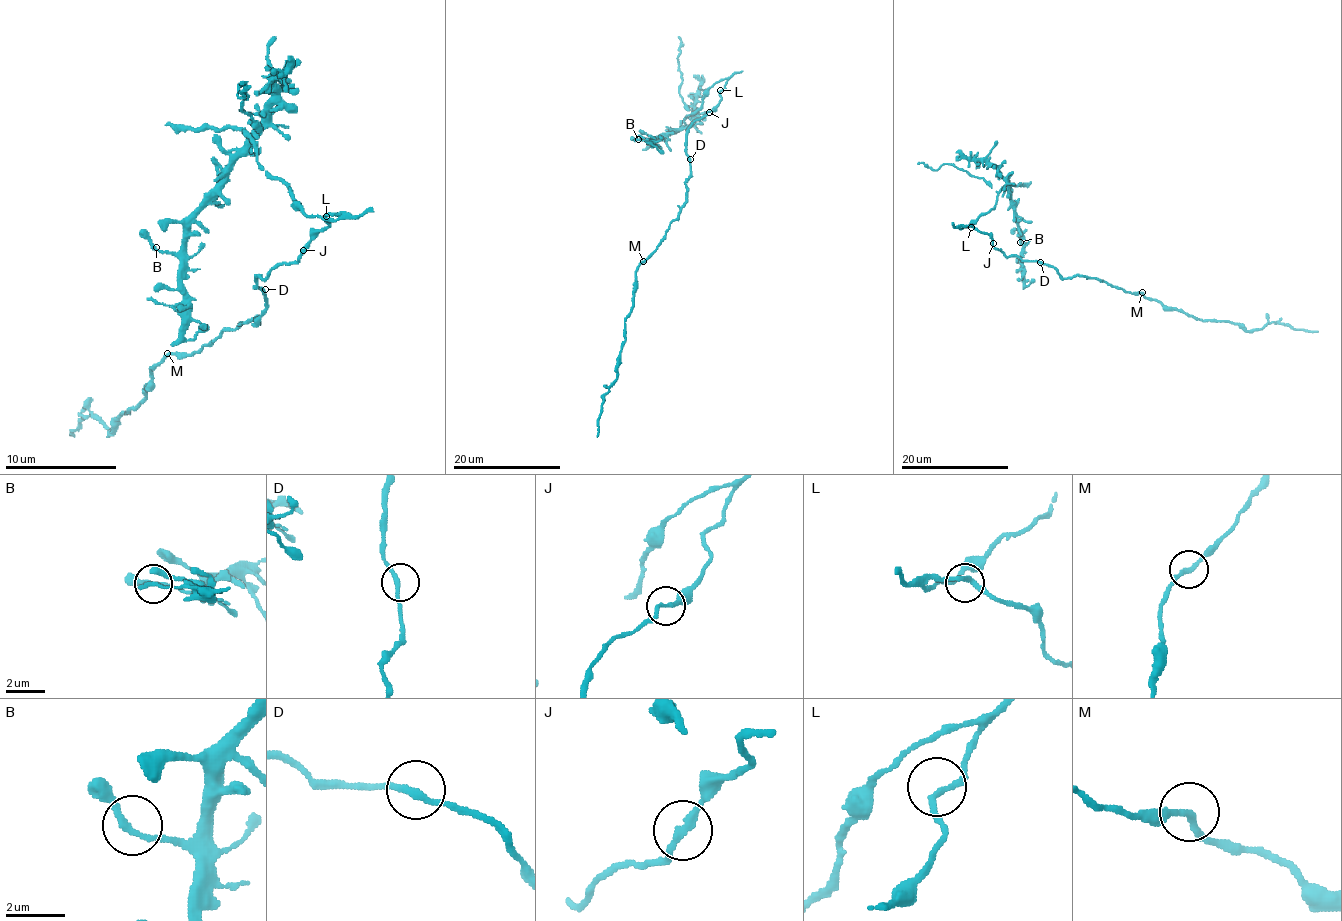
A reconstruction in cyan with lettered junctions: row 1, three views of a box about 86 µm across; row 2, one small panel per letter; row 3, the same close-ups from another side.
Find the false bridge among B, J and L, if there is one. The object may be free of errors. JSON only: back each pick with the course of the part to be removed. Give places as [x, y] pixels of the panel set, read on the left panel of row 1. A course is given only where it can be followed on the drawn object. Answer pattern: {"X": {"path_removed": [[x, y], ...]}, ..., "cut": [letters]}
{"cut": []}

